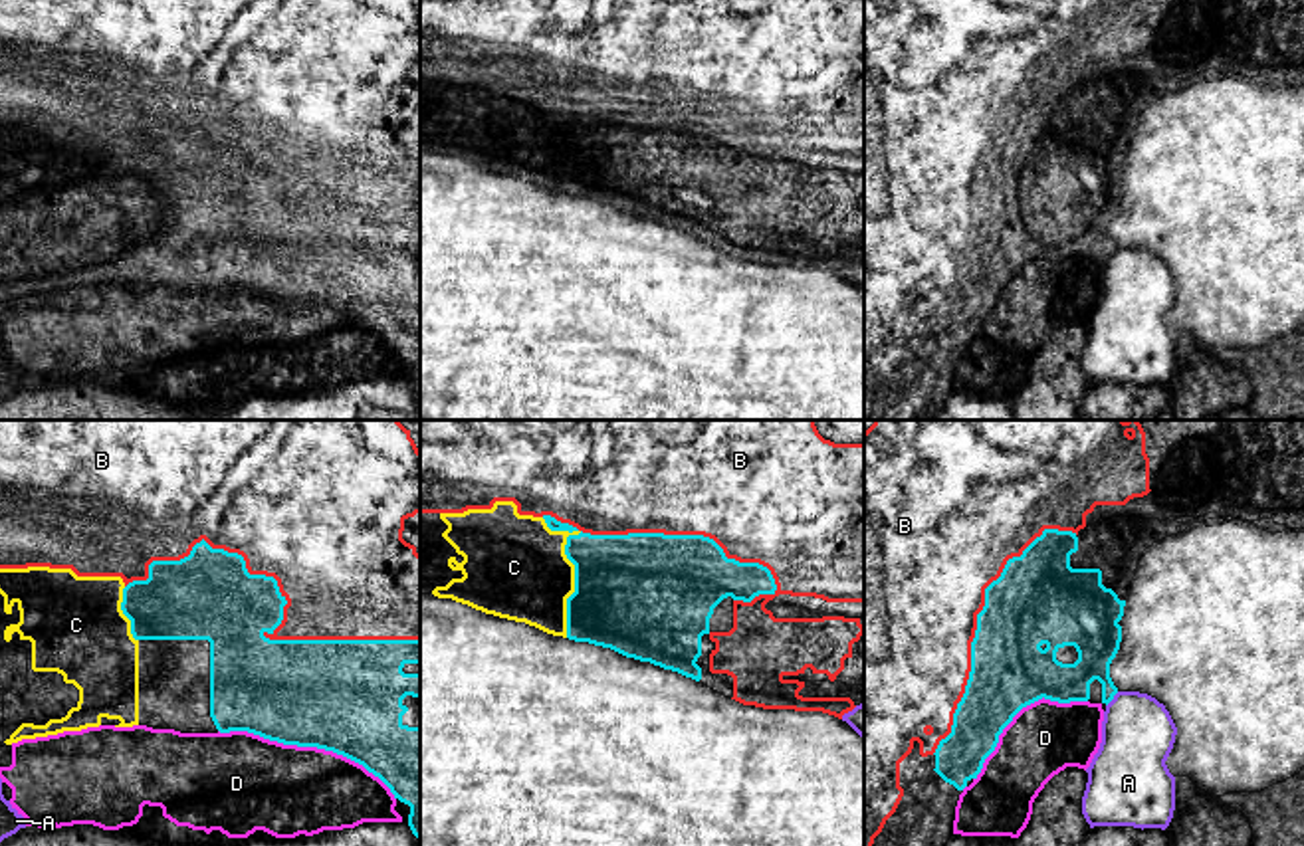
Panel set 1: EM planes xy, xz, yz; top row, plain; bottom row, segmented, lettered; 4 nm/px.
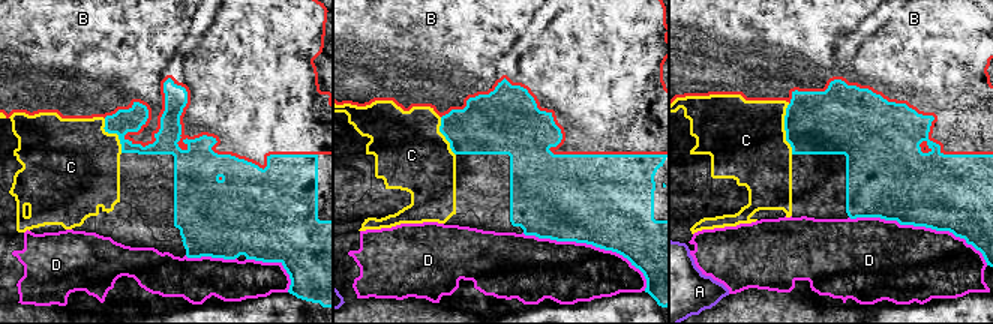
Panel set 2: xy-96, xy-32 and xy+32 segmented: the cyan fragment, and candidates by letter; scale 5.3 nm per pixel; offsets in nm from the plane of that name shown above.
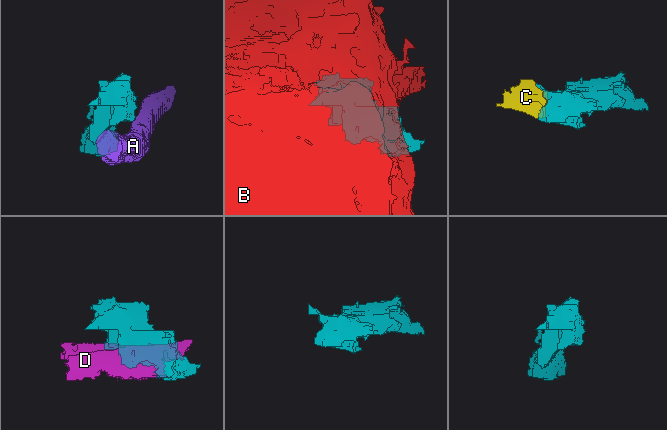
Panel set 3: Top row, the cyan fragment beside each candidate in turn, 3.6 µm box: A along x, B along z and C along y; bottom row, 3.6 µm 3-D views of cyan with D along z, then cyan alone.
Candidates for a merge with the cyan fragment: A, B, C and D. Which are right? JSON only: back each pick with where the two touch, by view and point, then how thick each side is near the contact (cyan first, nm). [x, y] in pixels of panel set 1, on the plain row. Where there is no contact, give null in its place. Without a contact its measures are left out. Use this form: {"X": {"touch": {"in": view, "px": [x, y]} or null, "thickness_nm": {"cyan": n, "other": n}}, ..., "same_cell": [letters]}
{"C": {"touch": {"in": "xz", "px": [575, 127]}, "thickness_nm": {"cyan": 480, "other": 420}}, "same_cell": ["C"]}

